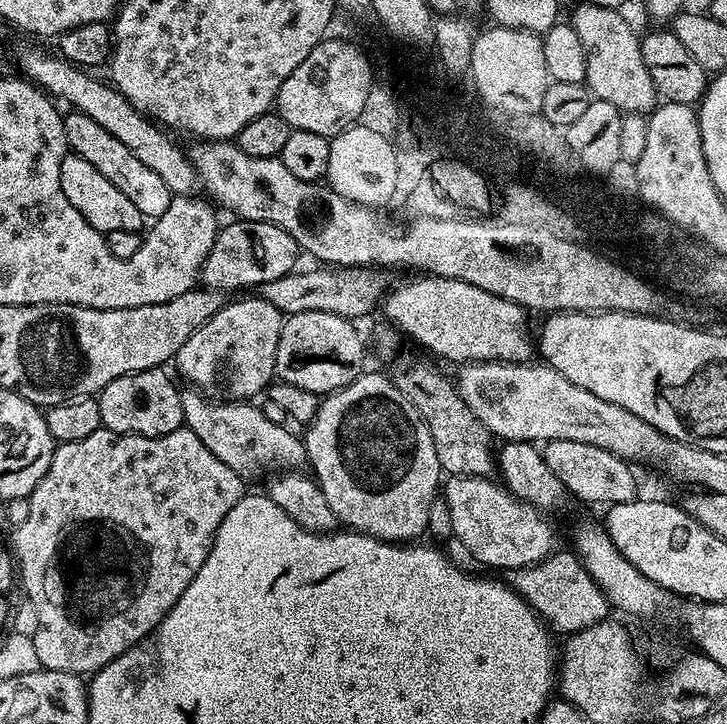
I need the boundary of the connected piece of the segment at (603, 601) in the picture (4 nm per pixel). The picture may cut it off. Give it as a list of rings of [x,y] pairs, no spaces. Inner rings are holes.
[[[557,550],[536,564],[511,569],[506,576],[508,587],[514,589],[556,634],[584,631],[610,616],[609,602],[598,582],[594,582],[586,566],[582,566],[575,551],[567,551]]]

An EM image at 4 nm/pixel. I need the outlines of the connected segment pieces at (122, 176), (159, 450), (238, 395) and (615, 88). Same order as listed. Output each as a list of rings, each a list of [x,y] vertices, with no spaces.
[[[75,110],[69,113],[64,116],[69,153],[78,158],[86,158],[86,162],[90,162],[90,166],[94,166],[94,170],[98,170],[98,174],[103,174],[109,182],[114,182],[114,186],[118,186],[118,190],[122,190],[122,194],[126,194],[126,198],[130,198],[130,202],[134,202],[134,206],[138,206],[138,210],[146,218],[164,216],[174,194],[170,186],[162,182],[160,175],[154,174],[154,170],[149,170],[132,151],[126,150],[126,146],[122,146],[122,142],[118,142],[114,134],[98,126],[94,118]]]
[[[102,426],[94,430],[94,434],[78,442],[60,444],[52,454],[50,470],[46,470],[42,482],[38,482],[32,495],[27,497],[28,513],[25,514],[24,521],[17,526],[16,533],[12,532],[10,536],[19,579],[20,576],[24,579],[28,600],[36,611],[36,632],[31,633],[31,638],[34,650],[38,650],[41,668],[95,674],[99,668],[104,668],[114,658],[130,650],[139,640],[145,640],[178,602],[178,598],[182,598],[186,586],[194,582],[198,570],[202,570],[202,562],[206,562],[210,554],[218,526],[222,526],[222,518],[226,518],[226,514],[230,514],[232,507],[246,494],[244,484],[242,477],[230,470],[226,462],[214,458],[214,454],[210,454],[210,450],[202,446],[202,438],[198,438],[198,434],[194,434],[186,426],[165,436],[130,436],[111,432],[109,428]]]
[[[248,294],[245,300],[236,300],[225,303],[224,307],[210,318],[178,350],[174,358],[174,364],[180,367],[180,372],[189,380],[189,385],[203,390],[205,393],[221,392],[221,397],[232,402],[248,402],[265,391],[268,385],[273,383],[276,376],[276,355],[278,354],[278,338],[286,319],[284,313],[279,312],[270,302],[266,302],[259,294]]]
[[[595,2],[580,4],[572,12],[570,23],[582,38],[582,50],[586,50],[586,87],[593,97],[610,102],[621,112],[651,113],[657,107],[658,93],[642,62],[640,36],[628,25],[625,13],[618,8],[598,6]]]

